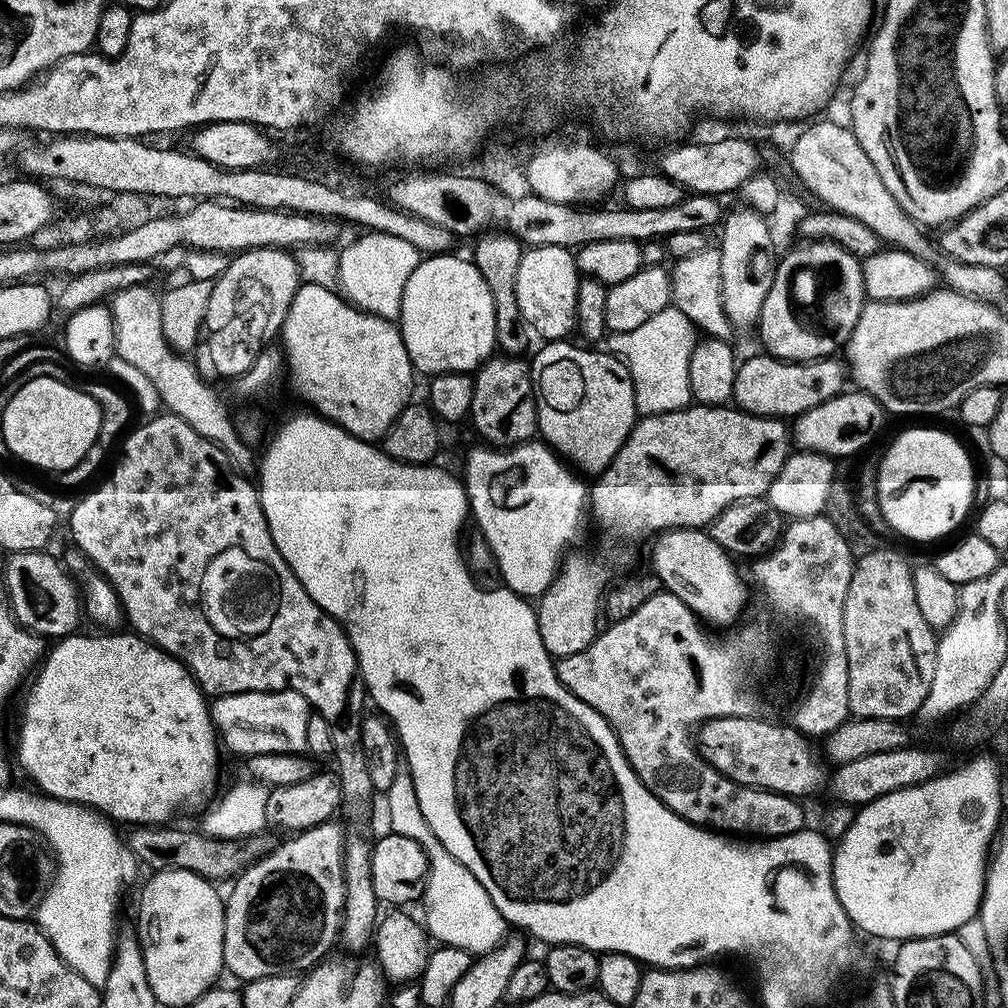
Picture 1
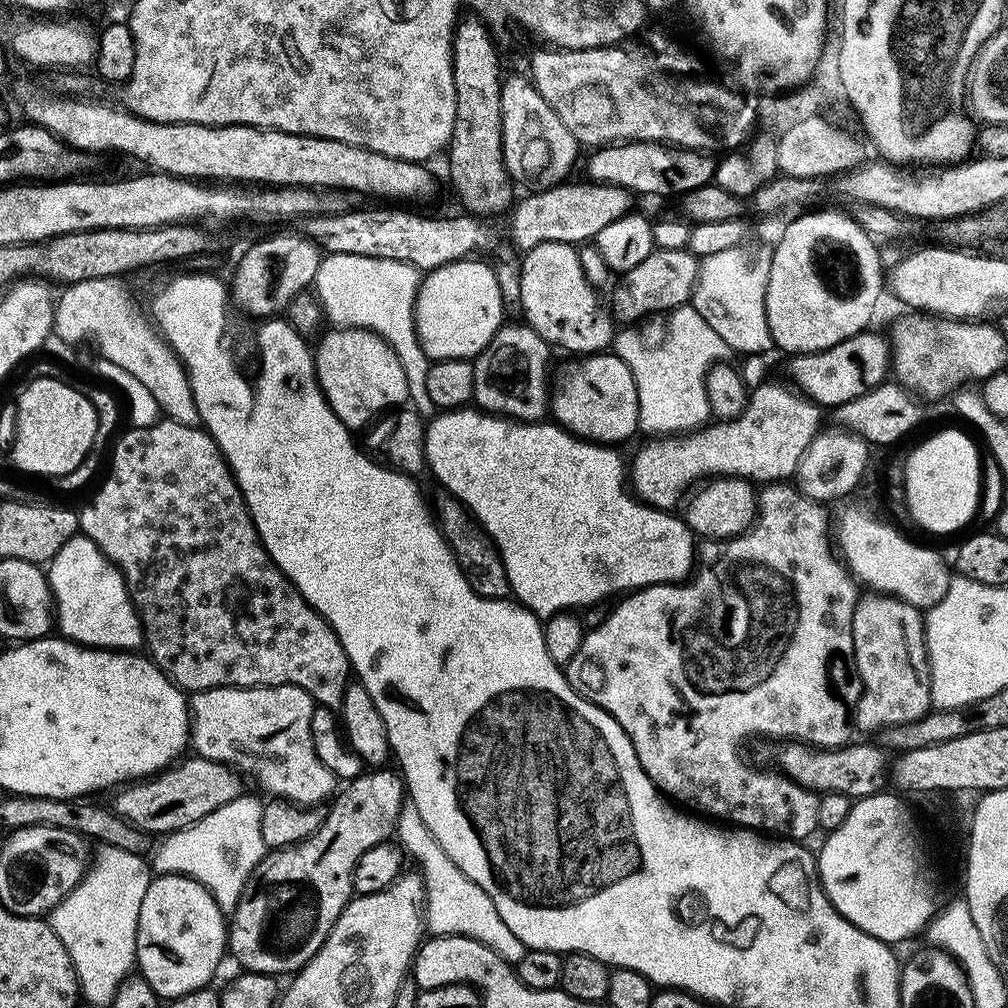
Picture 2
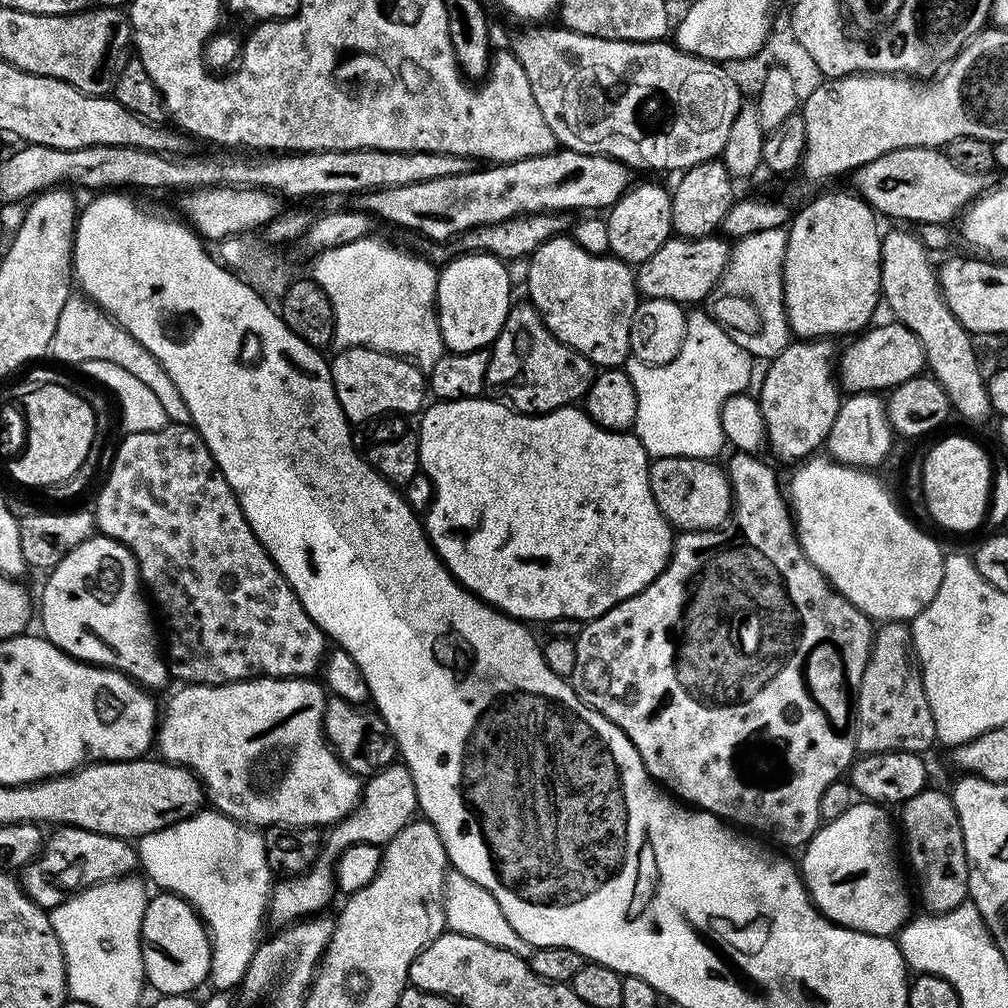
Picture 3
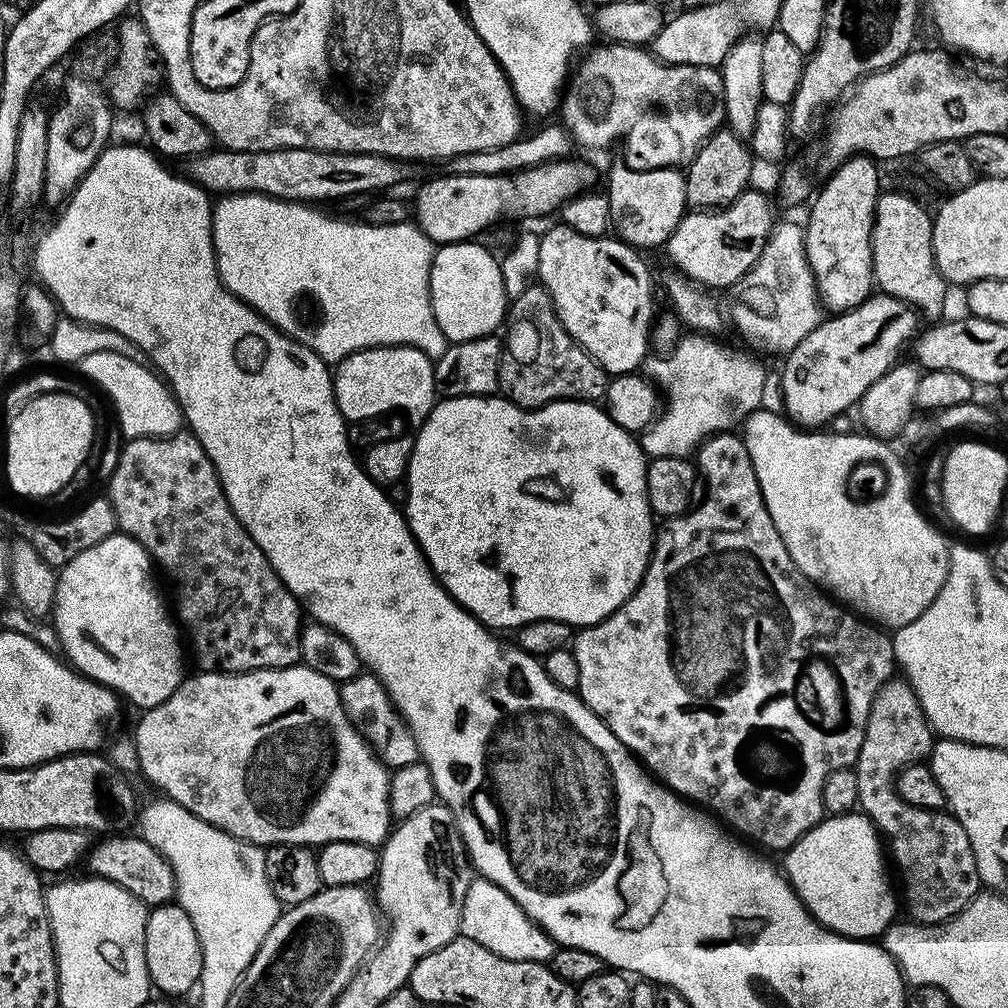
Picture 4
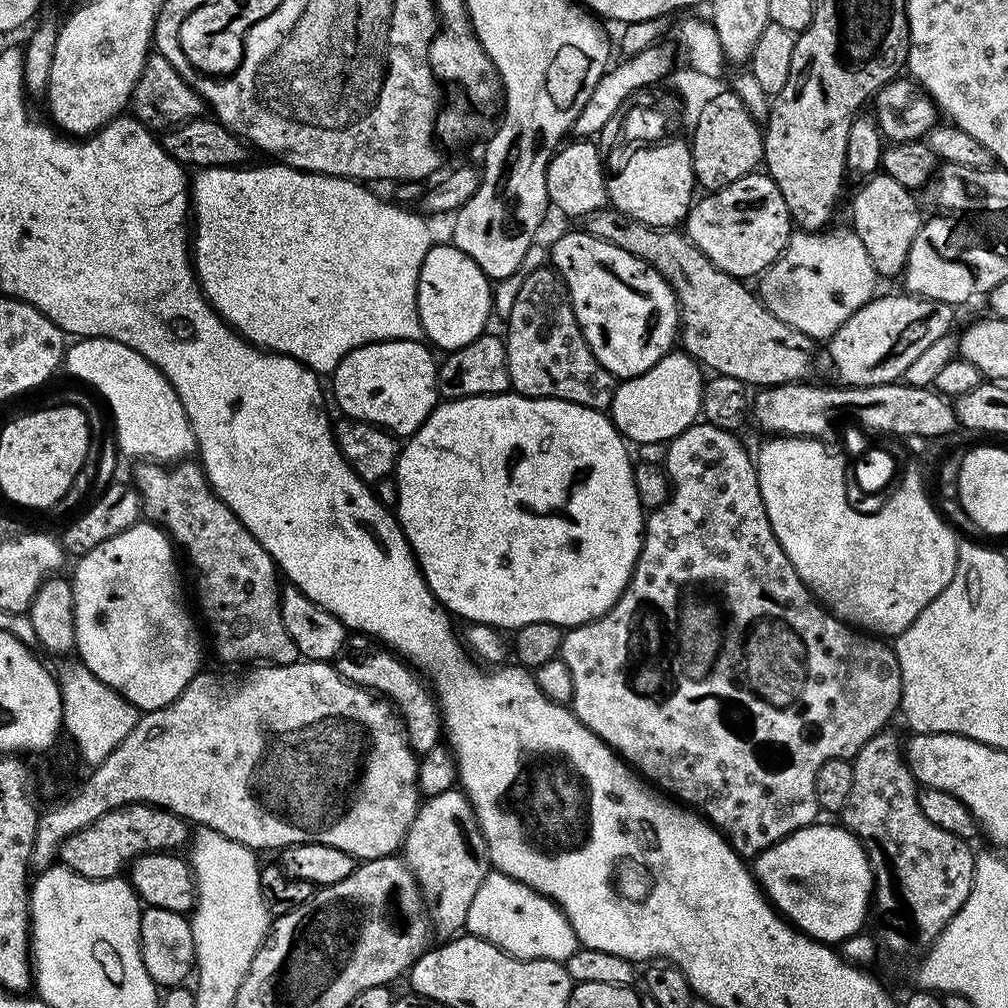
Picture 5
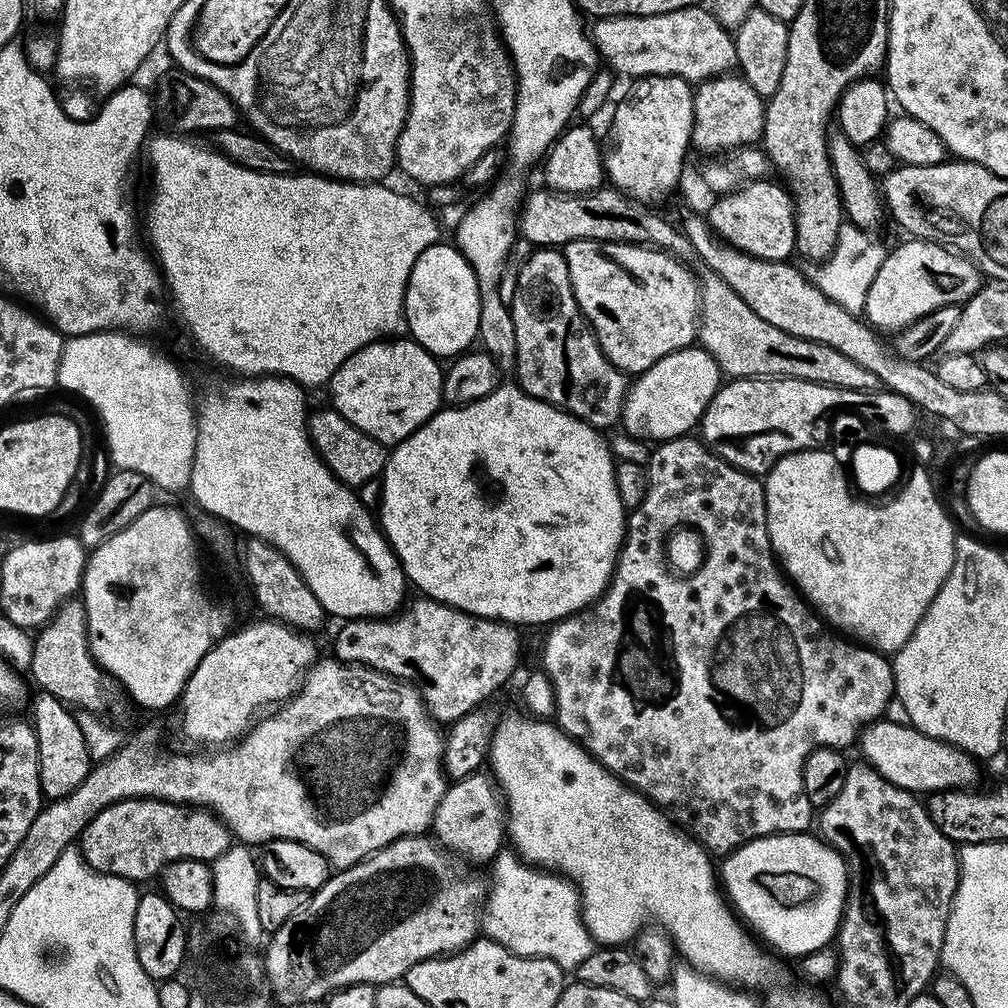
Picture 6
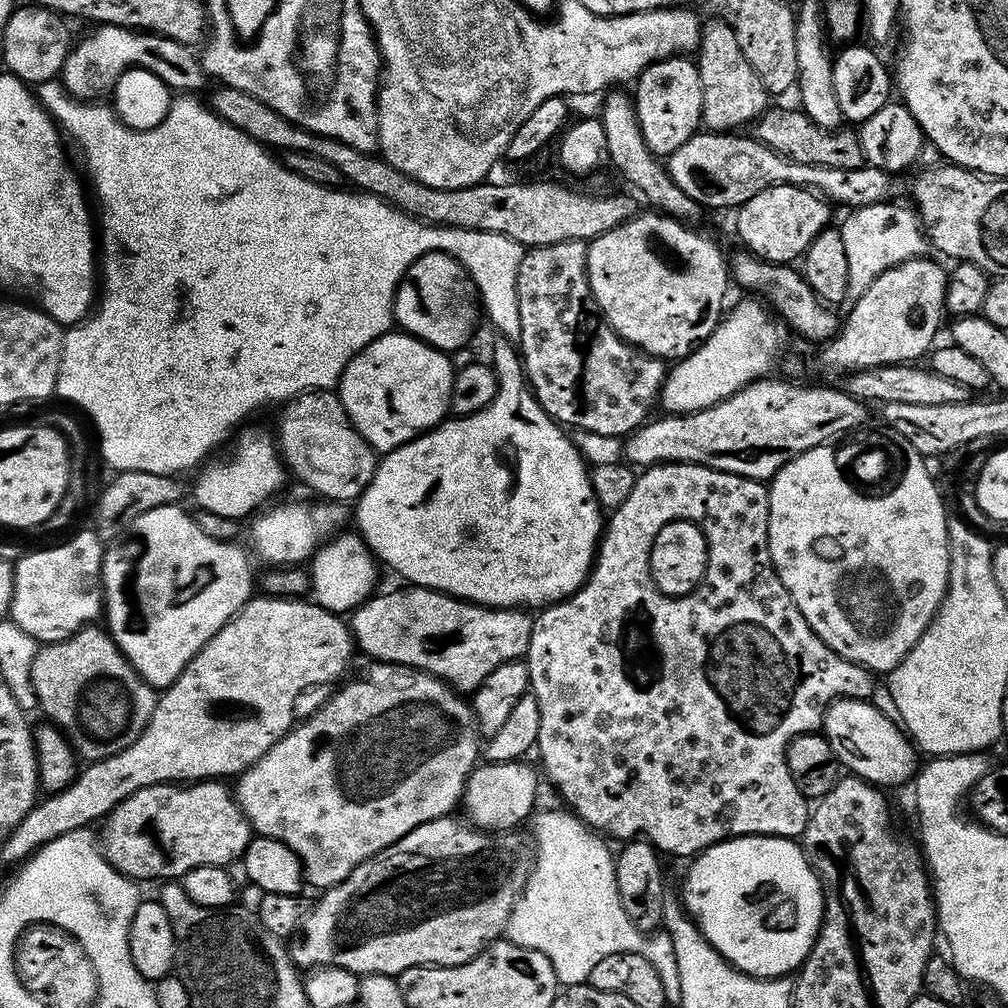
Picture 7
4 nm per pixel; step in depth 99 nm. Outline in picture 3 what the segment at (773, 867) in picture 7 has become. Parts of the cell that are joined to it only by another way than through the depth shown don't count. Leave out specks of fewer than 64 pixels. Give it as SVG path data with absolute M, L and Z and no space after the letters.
M871 802L850 806L842 818L827 821L803 845L804 861L798 864L810 899L829 920L872 936L899 933L910 916L908 892L895 856L892 820L884 812L881 805Z

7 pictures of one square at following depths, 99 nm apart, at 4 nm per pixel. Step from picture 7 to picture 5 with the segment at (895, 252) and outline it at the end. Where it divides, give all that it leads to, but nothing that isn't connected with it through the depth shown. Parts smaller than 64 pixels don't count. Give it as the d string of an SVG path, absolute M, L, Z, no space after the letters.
M821 230L819 232L793 231L789 236L782 254L759 277L758 295L760 301L769 308L776 317L794 330L802 330L812 340L827 342L835 332L862 306L866 306L877 295L876 283L878 277L874 266L870 262L870 254L862 246L862 238L851 230L845 232L832 232Z

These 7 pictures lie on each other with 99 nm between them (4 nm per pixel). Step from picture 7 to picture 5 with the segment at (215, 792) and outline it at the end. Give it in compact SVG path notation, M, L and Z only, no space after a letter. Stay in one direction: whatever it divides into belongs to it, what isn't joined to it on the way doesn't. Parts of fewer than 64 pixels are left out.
M126 804L102 814L90 826L67 836L60 847L59 863L82 878L110 880L121 875L126 865L148 852L180 850L190 840L189 821L150 804Z

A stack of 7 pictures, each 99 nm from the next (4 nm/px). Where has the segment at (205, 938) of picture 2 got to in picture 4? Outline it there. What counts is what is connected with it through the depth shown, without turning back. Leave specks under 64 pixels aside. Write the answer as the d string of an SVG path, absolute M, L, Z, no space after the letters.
M178 903L161 904L147 913L144 921L144 961L151 987L161 988L165 997L180 998L184 996L183 992L197 987L202 970L202 950L194 923Z

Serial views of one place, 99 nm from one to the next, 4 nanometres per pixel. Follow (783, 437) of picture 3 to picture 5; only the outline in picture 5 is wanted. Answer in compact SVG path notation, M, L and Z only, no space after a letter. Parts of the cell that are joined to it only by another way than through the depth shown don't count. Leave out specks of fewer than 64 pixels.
M877 295L869 304L850 314L848 321L834 333L831 340L827 341L828 356L836 367L836 376L841 385L849 388L869 388L879 384L895 384L903 377L904 372L930 347L938 338L949 335L952 329L953 305L937 300L927 300L925 296L883 296Z

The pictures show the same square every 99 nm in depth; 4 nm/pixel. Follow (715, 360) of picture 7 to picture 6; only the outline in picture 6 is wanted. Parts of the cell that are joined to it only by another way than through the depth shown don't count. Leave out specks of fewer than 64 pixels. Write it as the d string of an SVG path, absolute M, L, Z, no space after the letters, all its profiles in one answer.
M689 346L674 354L666 354L654 366L639 373L631 381L628 396L624 399L624 414L622 428L627 435L645 442L663 442L676 436L691 433L699 425L700 417L704 415L706 406L714 398L714 394L722 386L720 367L714 362L709 352L699 346Z

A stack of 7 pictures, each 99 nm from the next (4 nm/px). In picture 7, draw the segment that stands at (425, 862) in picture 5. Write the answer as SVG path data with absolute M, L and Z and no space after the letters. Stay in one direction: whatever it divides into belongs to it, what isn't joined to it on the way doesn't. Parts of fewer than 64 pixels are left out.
M523 759L507 760L501 764L477 763L464 783L462 797L463 815L475 827L493 834L505 833L520 824L532 812L536 804L536 772L524 765Z

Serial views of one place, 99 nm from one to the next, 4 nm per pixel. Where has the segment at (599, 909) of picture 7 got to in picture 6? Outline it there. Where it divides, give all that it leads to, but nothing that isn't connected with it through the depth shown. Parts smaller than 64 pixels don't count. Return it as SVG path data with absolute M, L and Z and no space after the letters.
M512 850L500 851L491 861L491 868L492 880L490 876L490 887L482 909L482 932L487 939L509 948L515 956L541 956L543 960L552 960L565 970L575 970L579 964L586 962L594 950L594 941L584 925L580 893L571 880L521 860Z

